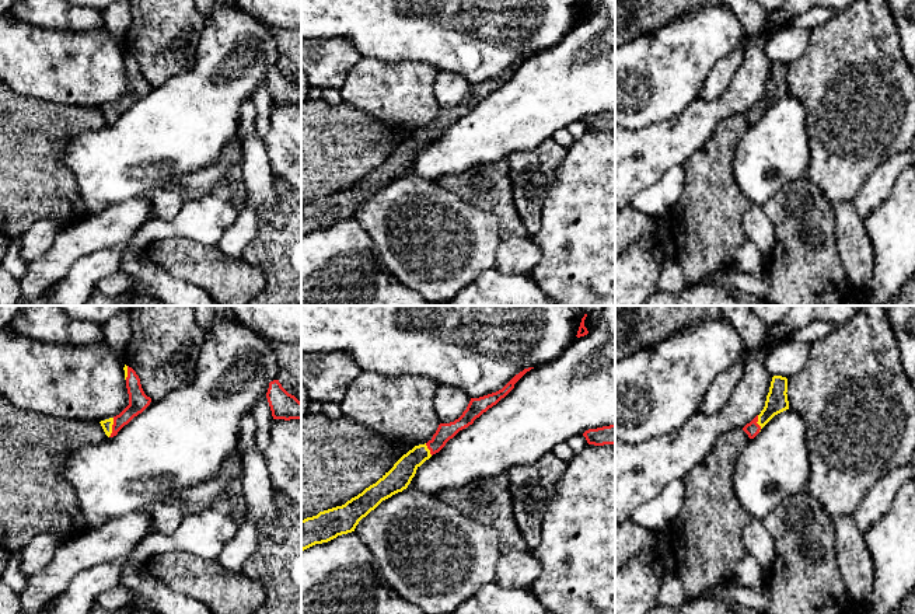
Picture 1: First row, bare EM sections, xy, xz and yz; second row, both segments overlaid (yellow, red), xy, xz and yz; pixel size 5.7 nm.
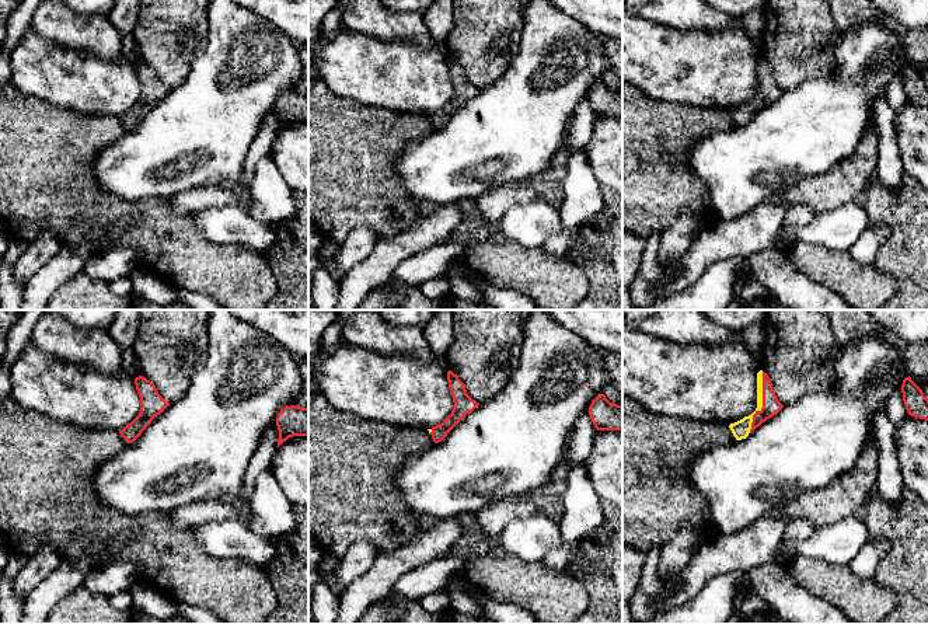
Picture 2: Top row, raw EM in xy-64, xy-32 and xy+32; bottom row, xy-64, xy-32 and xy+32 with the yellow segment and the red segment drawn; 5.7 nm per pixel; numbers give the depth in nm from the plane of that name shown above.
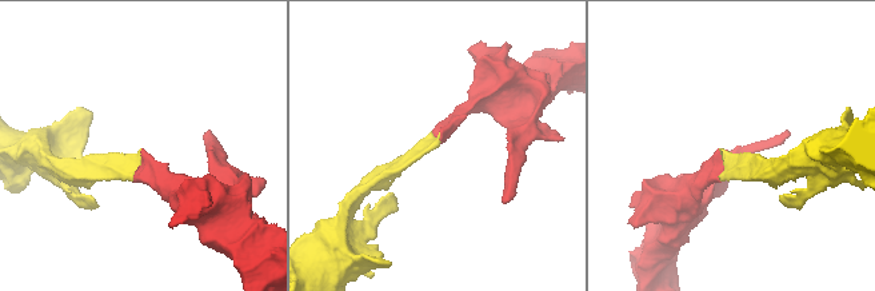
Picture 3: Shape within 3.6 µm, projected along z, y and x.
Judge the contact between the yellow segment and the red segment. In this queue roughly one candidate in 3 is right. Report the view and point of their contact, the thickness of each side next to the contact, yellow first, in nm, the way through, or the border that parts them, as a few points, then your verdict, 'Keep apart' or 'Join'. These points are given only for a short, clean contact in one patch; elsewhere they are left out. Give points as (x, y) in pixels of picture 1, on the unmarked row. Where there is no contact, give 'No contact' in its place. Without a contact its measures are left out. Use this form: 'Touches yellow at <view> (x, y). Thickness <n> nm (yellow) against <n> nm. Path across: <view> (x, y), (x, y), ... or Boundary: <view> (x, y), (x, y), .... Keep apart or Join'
Touches yellow at xy (111, 114). Thickness 60 nm (yellow) against 110 nm. Path across: xy (107, 111), (111, 114), (139, 87). Join

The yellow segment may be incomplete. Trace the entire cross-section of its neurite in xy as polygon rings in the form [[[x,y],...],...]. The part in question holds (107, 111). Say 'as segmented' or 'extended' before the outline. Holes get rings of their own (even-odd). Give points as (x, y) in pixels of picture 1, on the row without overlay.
extended; [[[126,50],[123,56],[129,80],[129,91],[119,101],[99,108],[108,123],[116,122],[125,111],[142,100],[151,88],[151,84],[144,80],[136,57]]]

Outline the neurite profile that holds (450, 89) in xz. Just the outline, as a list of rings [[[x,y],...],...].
[[[439,71],[433,83],[434,97],[440,109],[458,105],[467,95],[471,83],[458,73]]]

